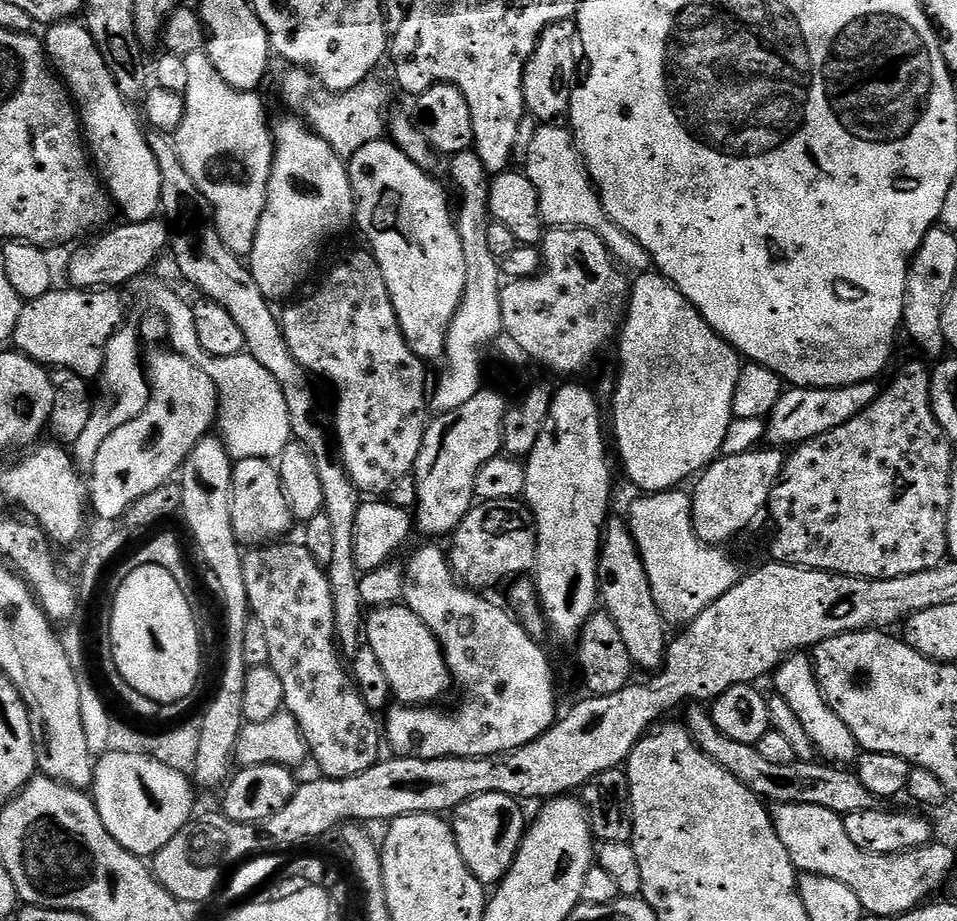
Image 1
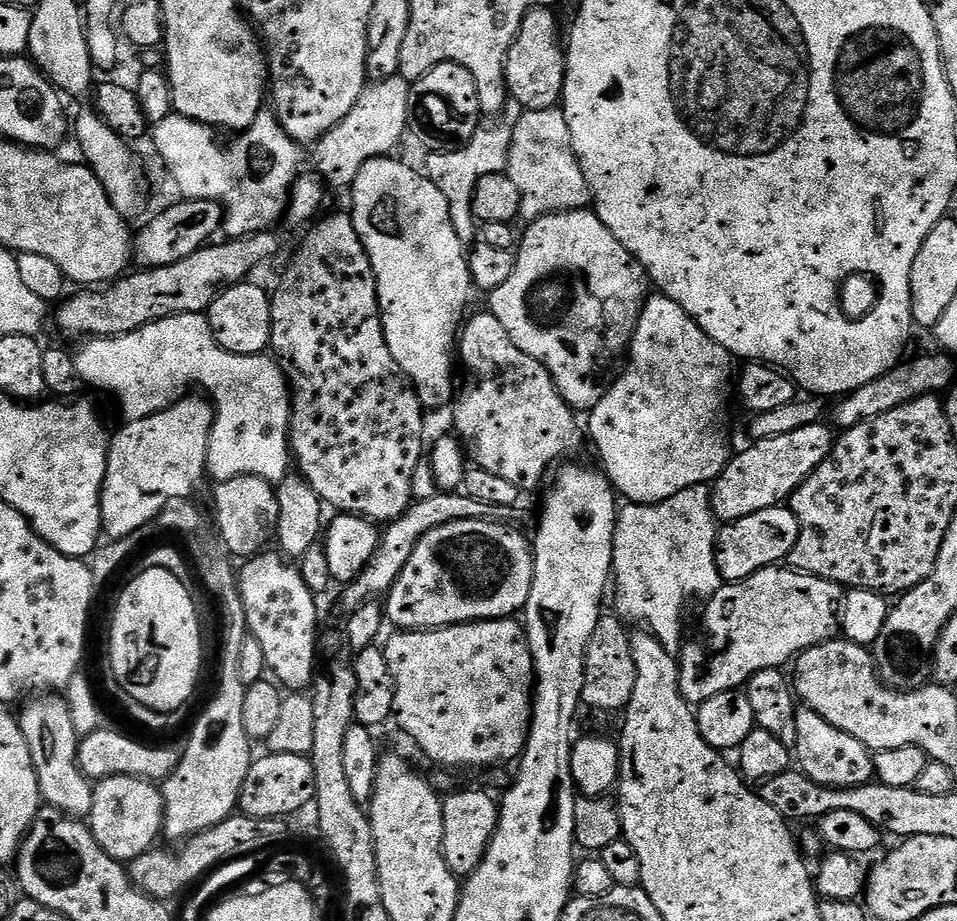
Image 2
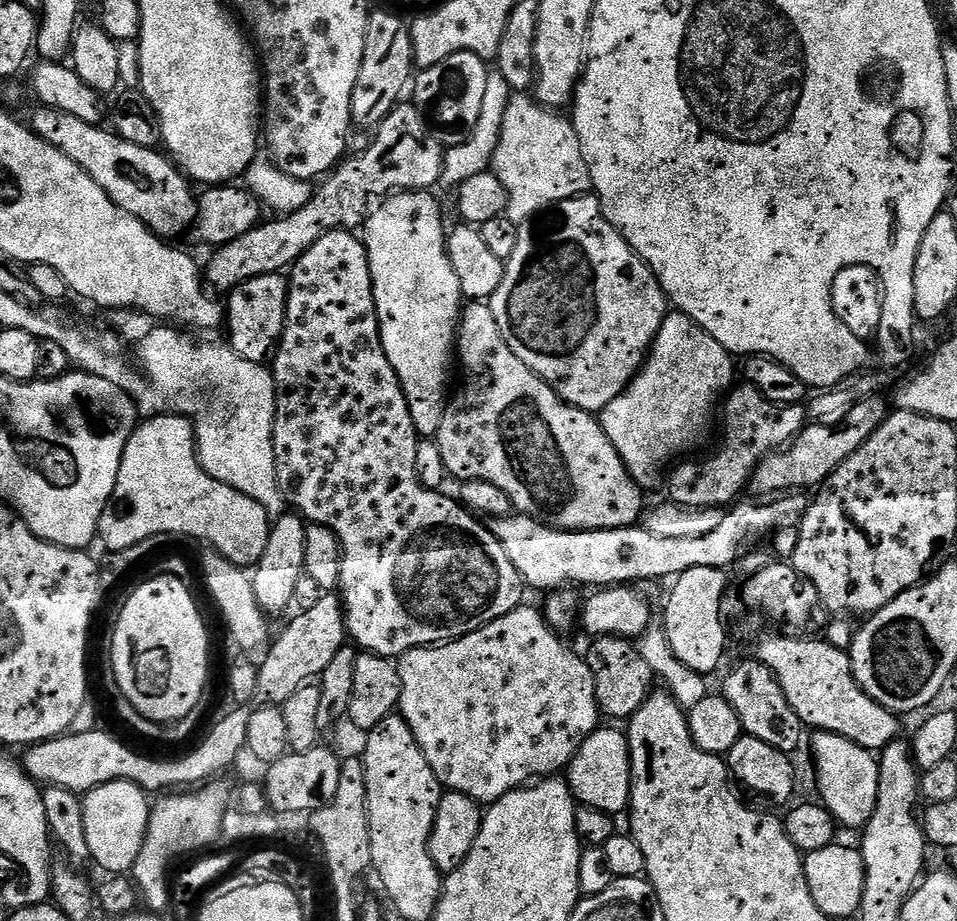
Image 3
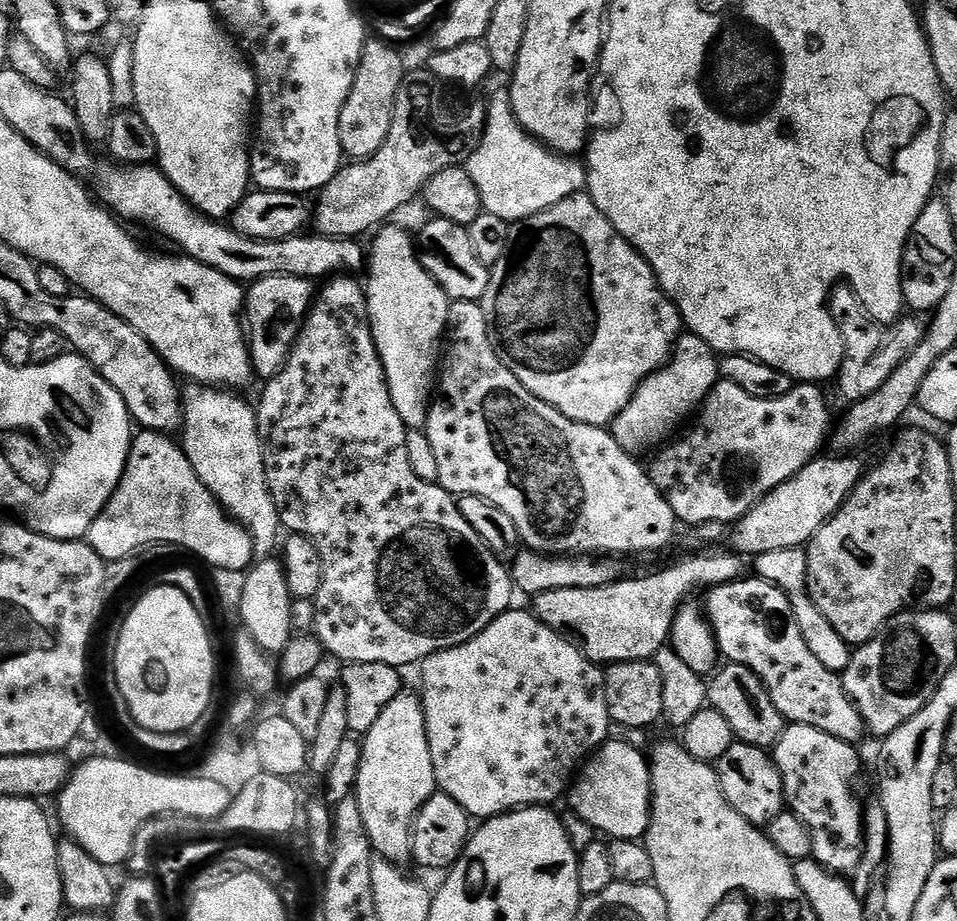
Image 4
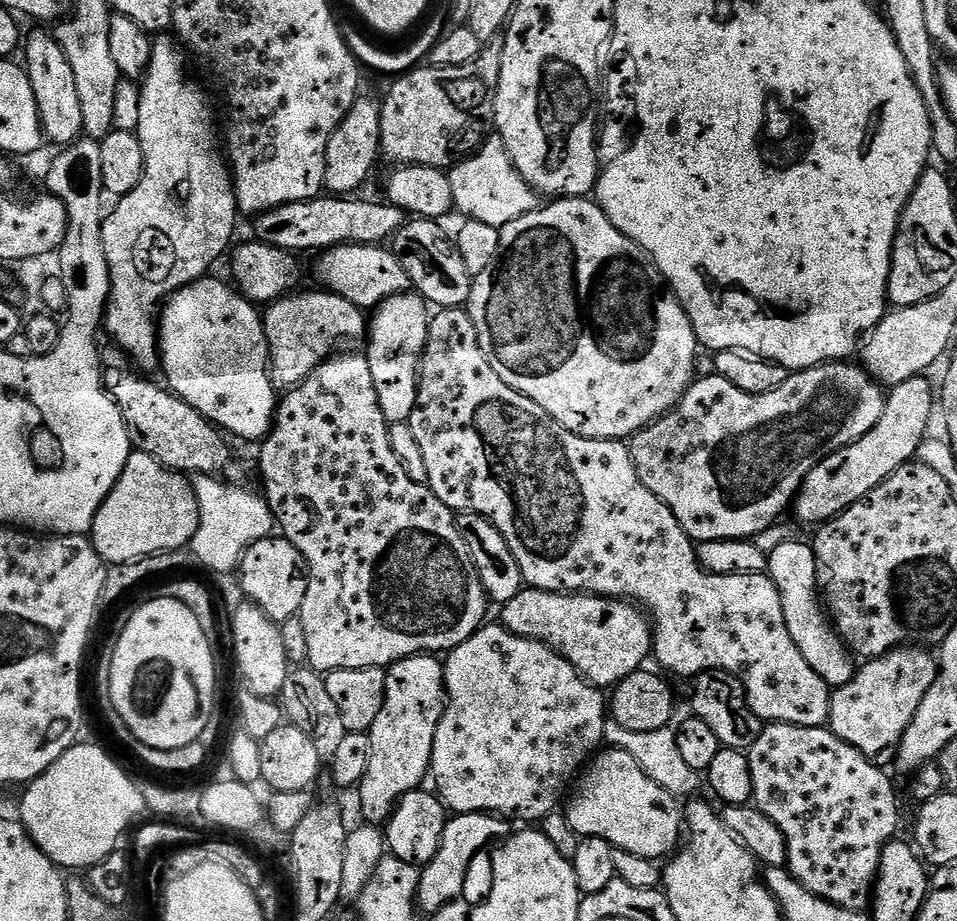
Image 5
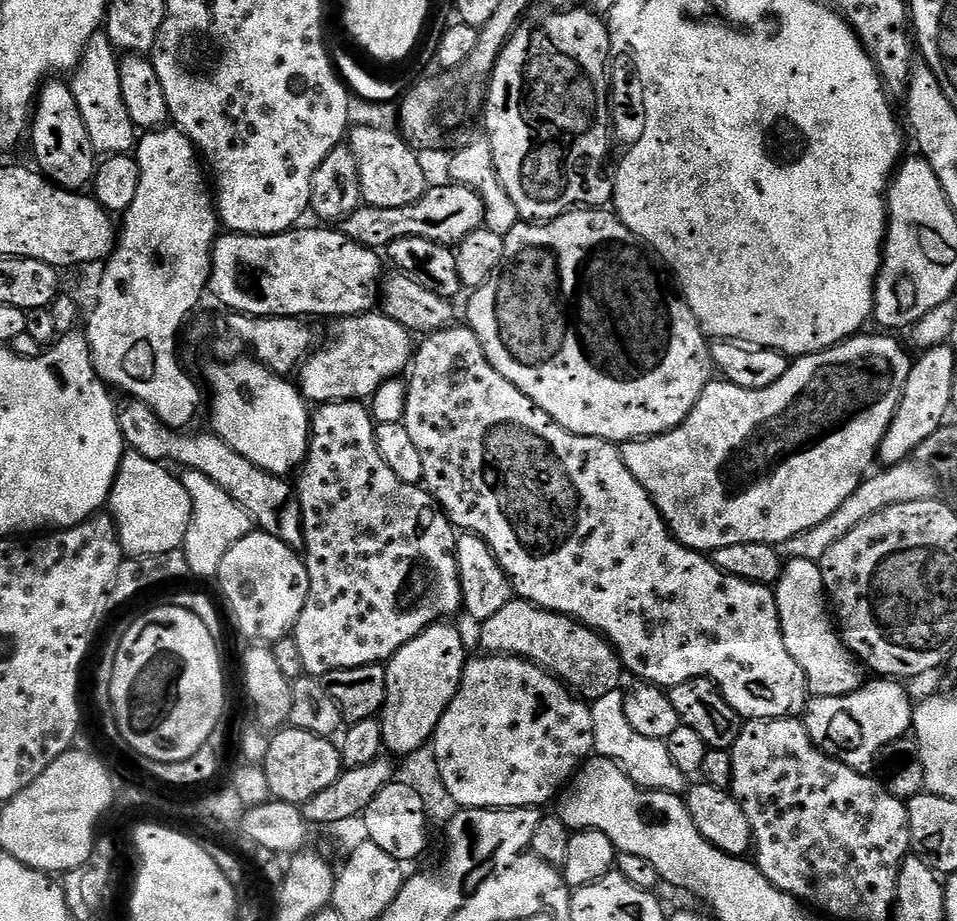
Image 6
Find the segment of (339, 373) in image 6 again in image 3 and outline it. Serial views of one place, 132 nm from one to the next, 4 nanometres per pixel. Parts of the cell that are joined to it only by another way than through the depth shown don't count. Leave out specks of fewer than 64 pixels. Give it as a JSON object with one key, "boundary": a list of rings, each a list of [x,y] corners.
{"boundary":[[[283,275],[259,276],[250,278],[250,282],[242,282],[242,286],[233,288],[226,296],[227,343],[242,358],[246,358],[246,362],[267,365],[280,347],[287,305],[288,280]]]}

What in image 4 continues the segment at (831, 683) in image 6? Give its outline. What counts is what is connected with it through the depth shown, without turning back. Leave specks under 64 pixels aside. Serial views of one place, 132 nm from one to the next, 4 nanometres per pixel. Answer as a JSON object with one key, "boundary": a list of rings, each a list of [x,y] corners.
{"boundary":[[[791,548],[790,550],[770,550],[770,554],[762,554],[755,557],[755,575],[761,580],[775,584],[783,592],[788,593],[788,601],[792,607],[794,618],[798,622],[798,630],[802,630],[802,638],[806,640],[806,646],[826,670],[843,674],[848,668],[853,649],[844,641],[842,634],[822,618],[822,610],[814,606],[814,602],[808,596],[808,553],[804,548]]]}

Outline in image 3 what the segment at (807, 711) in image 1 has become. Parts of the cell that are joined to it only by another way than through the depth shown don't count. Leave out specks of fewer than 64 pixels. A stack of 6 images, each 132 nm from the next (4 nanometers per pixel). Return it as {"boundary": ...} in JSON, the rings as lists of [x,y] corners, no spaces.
{"boundary":[[[813,731],[810,744],[811,740],[812,760],[816,763],[816,784],[820,787],[819,799],[841,829],[863,830],[870,822],[878,802],[879,759],[869,749],[833,732]]]}

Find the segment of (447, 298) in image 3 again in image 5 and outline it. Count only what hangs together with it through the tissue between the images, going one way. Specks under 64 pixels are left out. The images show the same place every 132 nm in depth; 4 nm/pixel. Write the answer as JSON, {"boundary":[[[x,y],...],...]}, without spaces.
{"boundary":[[[405,294],[382,302],[373,316],[376,317],[373,320],[371,317],[370,320],[372,341],[368,344],[366,355],[370,374],[374,374],[378,402],[389,425],[407,424],[416,405],[420,357],[424,354],[424,347],[428,345],[430,305],[419,294]]]}

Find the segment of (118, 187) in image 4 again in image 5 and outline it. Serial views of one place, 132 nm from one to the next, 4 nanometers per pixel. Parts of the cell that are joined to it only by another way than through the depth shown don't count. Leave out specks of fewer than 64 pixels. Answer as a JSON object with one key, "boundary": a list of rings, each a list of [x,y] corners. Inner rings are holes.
{"boundary":[[[340,244],[327,249],[316,264],[316,276],[327,291],[354,302],[361,310],[375,310],[382,302],[405,295],[412,288],[402,262],[398,262],[391,247],[379,244]],[[369,308],[369,309],[368,309]]]}

